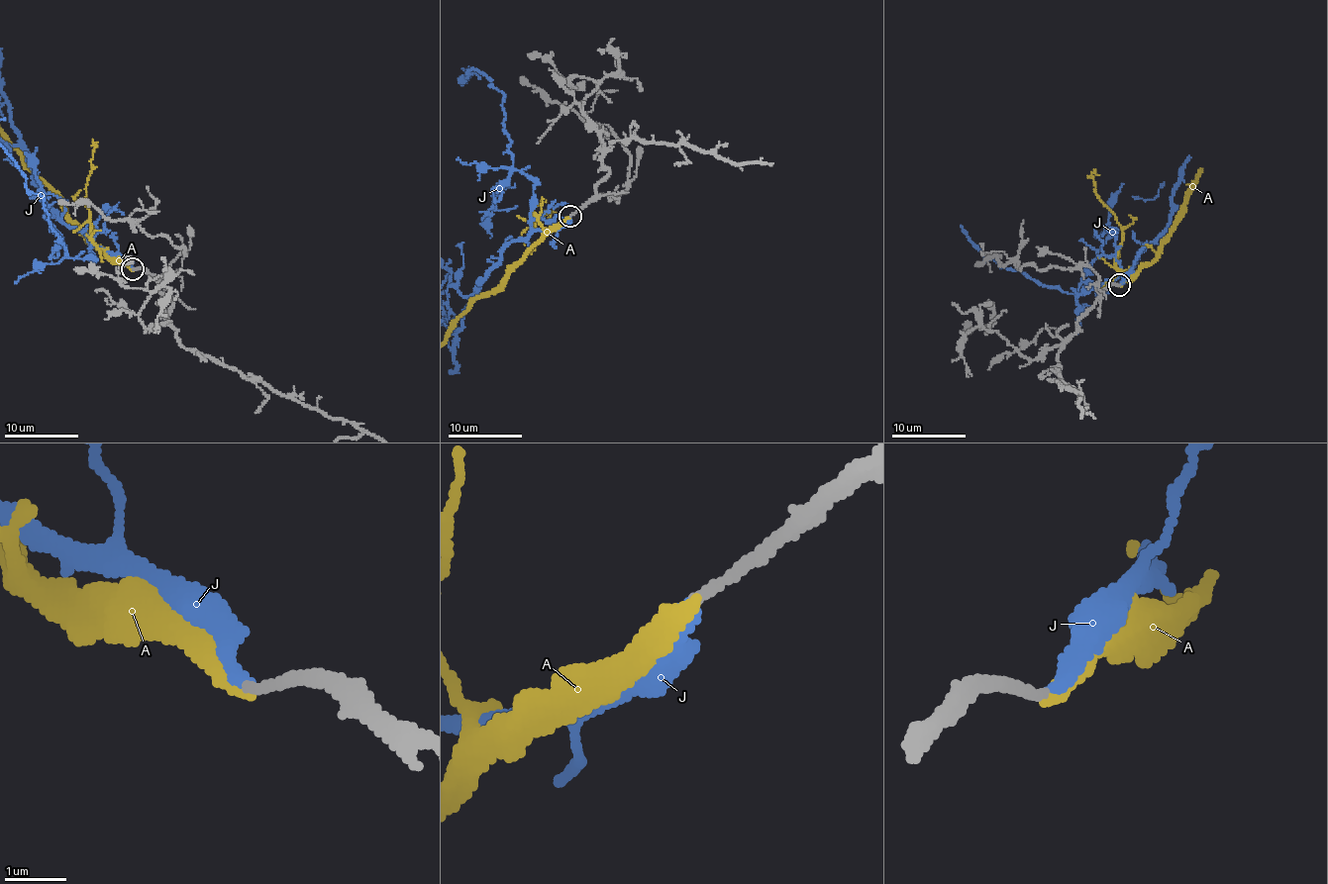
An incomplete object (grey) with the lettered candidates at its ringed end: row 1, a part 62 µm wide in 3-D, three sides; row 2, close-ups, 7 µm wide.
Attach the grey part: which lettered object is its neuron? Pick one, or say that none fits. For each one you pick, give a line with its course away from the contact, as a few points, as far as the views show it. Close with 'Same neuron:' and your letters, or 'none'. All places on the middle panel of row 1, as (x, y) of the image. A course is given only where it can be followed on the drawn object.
Same neuron: J

